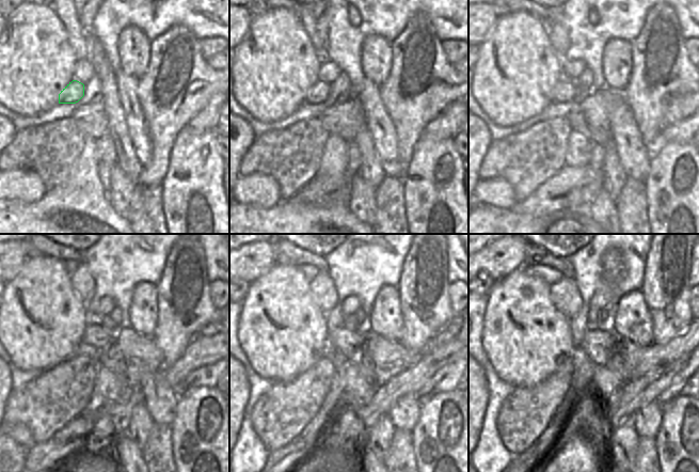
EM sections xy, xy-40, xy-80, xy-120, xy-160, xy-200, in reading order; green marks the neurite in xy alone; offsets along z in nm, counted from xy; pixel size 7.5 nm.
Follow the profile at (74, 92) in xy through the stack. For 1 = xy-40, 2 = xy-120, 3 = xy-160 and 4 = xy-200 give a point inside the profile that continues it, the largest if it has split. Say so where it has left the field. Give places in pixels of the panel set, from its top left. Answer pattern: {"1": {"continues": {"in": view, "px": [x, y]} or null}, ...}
{"1": {"continues": {"in": "xy-40", "px": [318, 93]}}, "2": {"continues": {"in": "xy-120", "px": [94, 334]}}, "3": {"continues": {"in": "xy-160", "px": [339, 339]}}, "4": {"continues": {"in": "xy-200", "px": [598, 339]}}}

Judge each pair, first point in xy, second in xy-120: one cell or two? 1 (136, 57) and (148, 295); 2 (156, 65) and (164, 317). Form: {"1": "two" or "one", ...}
{"1": "one", "2": "one"}

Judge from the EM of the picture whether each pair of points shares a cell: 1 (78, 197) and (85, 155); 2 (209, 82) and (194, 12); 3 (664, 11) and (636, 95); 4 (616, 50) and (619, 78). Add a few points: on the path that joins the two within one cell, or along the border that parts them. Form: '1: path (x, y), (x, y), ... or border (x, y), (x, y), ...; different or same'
1: path (82, 186), (85, 166); same
2: border (177, 25), (185, 26), (199, 40); different
3: path (660, 32), (660, 63), (655, 74); same
4: path (616, 57), (617, 72); same

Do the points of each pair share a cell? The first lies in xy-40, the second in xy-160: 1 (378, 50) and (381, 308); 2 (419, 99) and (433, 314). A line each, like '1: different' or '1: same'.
1: same
2: same

